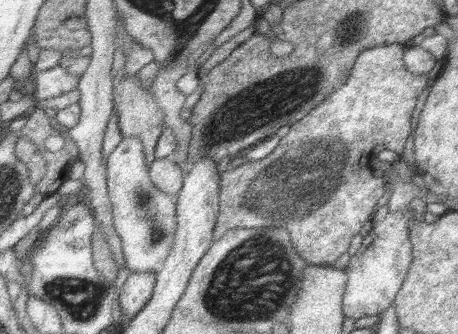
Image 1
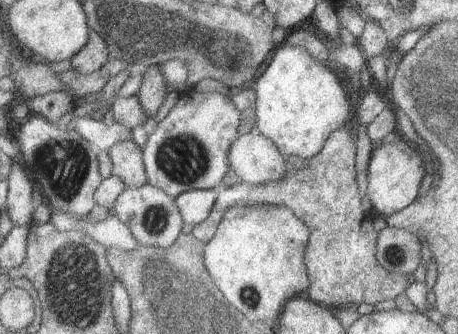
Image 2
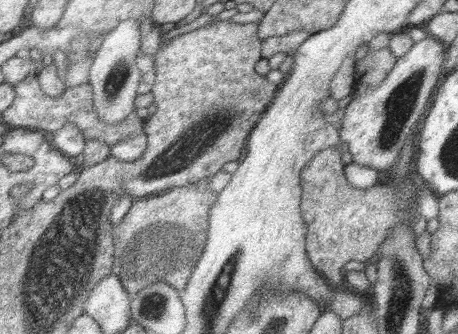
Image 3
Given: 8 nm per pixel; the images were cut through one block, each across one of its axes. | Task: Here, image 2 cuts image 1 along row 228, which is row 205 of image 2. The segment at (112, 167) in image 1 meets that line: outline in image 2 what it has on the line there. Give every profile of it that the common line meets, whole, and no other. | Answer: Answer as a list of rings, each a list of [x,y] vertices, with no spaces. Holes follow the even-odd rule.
[[[143,184],[141,188],[121,192],[119,198],[115,200],[111,214],[115,214],[129,228],[139,246],[153,246],[155,250],[167,250],[167,246],[171,246],[181,234],[183,218],[179,214],[175,200],[161,188],[155,188],[151,184]]]

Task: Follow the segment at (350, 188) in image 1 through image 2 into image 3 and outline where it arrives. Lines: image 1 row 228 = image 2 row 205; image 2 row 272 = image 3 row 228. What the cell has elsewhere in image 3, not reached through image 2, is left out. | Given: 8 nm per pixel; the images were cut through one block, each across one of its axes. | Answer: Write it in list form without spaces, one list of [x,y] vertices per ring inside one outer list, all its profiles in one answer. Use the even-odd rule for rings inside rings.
[[[329,146],[315,154],[301,170],[301,212],[307,222],[307,256],[317,272],[327,276],[329,286],[341,286],[343,266],[349,260],[369,262],[371,256],[379,254],[379,246],[389,236],[391,228],[397,226],[395,190],[393,188],[369,188],[355,190],[345,178],[345,166],[341,164],[341,152],[337,146]]]

